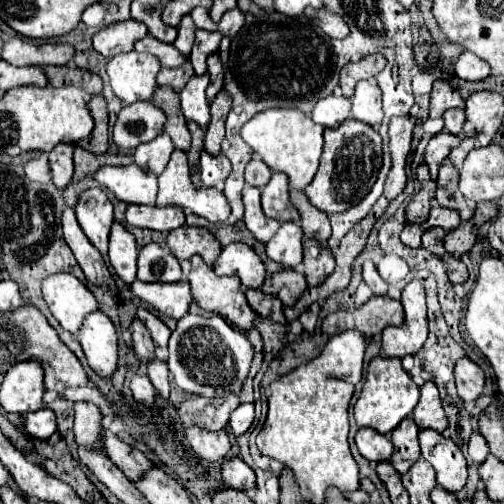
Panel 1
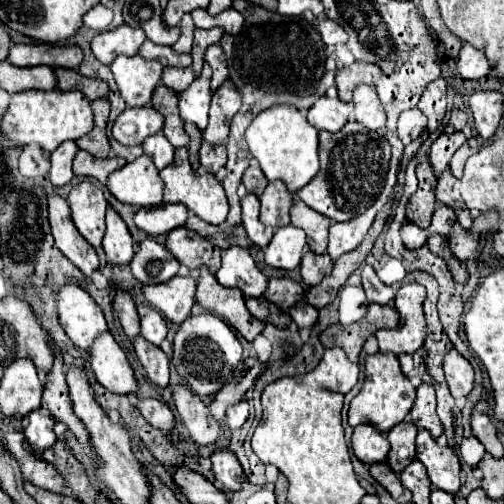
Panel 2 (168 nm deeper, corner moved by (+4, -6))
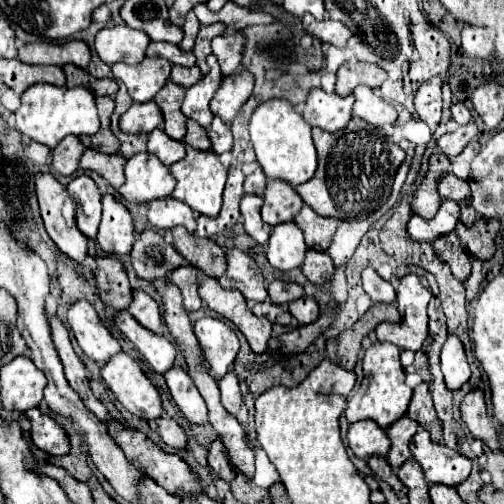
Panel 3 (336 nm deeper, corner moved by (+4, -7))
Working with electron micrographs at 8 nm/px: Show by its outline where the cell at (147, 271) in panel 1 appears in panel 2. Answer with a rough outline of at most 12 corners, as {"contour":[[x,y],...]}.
{"contour":[[147,237],[131,261],[143,283],[165,283],[179,261]]}

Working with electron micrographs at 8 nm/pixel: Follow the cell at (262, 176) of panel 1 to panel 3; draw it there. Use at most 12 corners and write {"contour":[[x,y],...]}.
{"contour":[[257,168],[245,178],[245,192],[259,194],[265,192],[263,170]]}

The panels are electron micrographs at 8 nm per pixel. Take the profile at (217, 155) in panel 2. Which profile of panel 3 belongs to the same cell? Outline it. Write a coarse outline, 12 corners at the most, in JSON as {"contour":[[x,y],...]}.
{"contour":[[213,120],[207,136],[211,150],[221,156],[233,146],[227,124]]}

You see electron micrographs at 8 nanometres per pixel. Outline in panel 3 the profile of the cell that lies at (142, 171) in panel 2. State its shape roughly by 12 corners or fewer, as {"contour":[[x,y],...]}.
{"contour":[[153,154],[125,164],[119,194],[131,204],[171,196],[175,180]]}

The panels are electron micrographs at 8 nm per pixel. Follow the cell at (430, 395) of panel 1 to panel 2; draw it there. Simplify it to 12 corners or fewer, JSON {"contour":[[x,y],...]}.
{"contour":[[419,385],[411,419],[433,439],[443,433],[433,385]]}

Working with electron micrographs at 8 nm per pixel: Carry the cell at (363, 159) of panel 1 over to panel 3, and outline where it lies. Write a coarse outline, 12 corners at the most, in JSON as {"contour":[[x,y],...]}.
{"contour":[[371,124],[313,128],[317,172],[295,188],[319,216],[361,220],[385,204]]}

